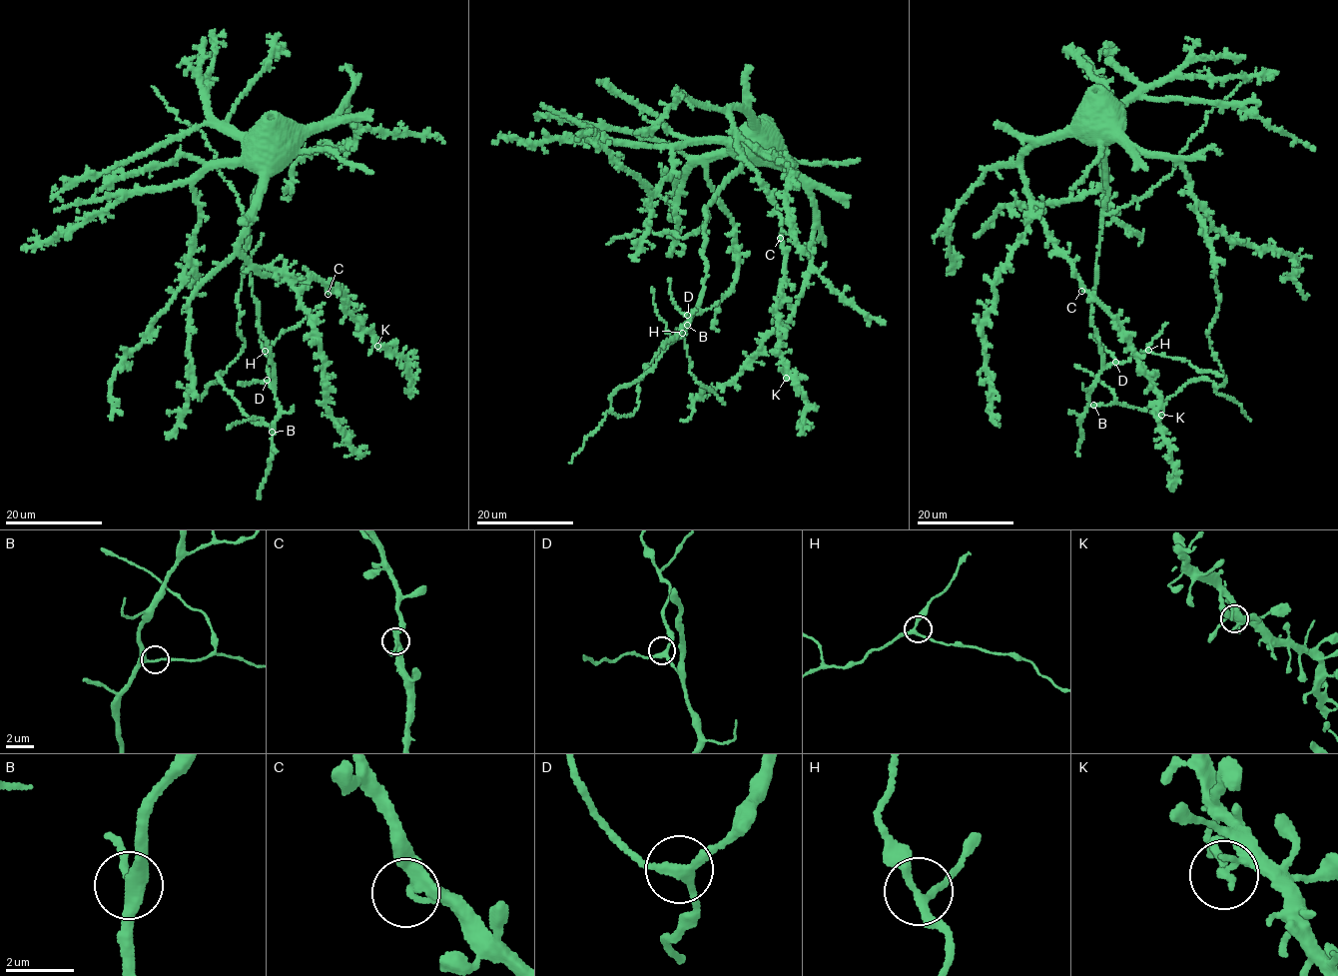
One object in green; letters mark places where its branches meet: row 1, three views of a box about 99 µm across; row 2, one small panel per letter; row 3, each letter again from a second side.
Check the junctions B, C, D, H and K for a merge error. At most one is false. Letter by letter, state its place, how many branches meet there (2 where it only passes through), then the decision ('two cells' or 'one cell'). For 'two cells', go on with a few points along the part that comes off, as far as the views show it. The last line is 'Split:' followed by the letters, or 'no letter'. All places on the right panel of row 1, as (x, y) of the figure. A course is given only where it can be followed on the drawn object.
B: at (1093, 405); 3 branches meet; one cell
C: at (1081, 291); 3 branches meet; one cell
D: at (1115, 362); 3 branches meet; one cell
H: at (1148, 350); 3 branches meet; one cell
K: at (1161, 415); 3 branches meet; one cell
Split: no letter

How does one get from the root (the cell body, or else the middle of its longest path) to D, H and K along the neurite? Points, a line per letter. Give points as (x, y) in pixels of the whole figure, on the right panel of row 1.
D: (1105, 200), (1091, 316), (1102, 365), (1106, 367), (1115, 362)
H: (1105, 200), (1091, 315), (1102, 365), (1123, 364), (1148, 350)
K: (1105, 200), (1099, 141), (1064, 131), (1022, 155), (1023, 181), (1049, 238), (1126, 334), (1161, 415)

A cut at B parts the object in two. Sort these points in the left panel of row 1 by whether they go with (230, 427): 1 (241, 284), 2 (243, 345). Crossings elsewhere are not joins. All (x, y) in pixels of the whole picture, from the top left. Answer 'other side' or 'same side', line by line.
1: same side
2: same side

